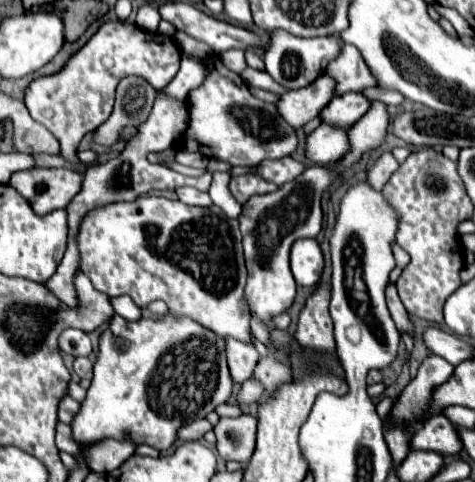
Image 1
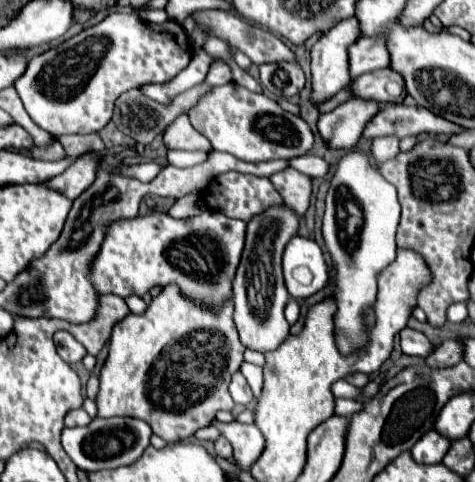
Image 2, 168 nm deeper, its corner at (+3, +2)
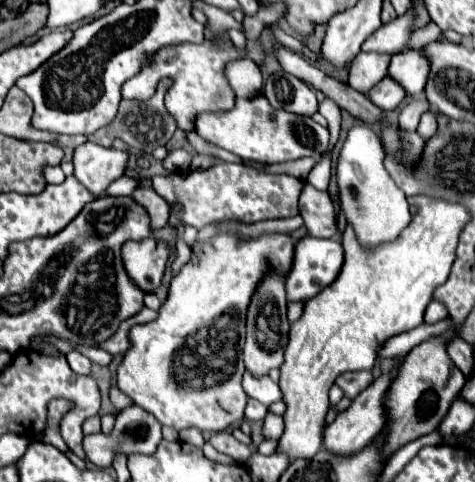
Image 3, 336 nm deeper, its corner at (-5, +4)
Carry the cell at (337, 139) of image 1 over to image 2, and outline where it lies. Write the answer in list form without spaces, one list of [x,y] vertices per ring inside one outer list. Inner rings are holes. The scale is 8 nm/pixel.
[[[352,97],[334,111],[320,115],[318,131],[322,139],[336,149],[352,149],[362,137],[362,129],[376,115],[380,105],[372,99]]]

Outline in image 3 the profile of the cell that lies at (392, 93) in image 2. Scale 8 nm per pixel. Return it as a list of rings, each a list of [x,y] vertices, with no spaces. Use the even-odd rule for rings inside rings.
[[[414,49],[392,55],[388,65],[388,77],[392,77],[408,95],[422,95],[428,77],[428,59]]]

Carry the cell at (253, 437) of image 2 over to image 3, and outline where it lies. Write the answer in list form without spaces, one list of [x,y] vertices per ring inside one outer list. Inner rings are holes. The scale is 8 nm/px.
[[[268,413],[266,419],[264,419],[264,423],[262,423],[262,435],[264,435],[264,439],[280,439],[282,431],[284,431],[282,415]]]

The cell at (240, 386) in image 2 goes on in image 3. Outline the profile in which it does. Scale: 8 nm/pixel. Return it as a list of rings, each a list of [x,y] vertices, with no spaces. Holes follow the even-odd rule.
[[[248,397],[248,403],[246,403],[246,419],[252,419],[252,421],[262,421],[266,417],[268,409],[266,405],[262,405],[260,401]]]

